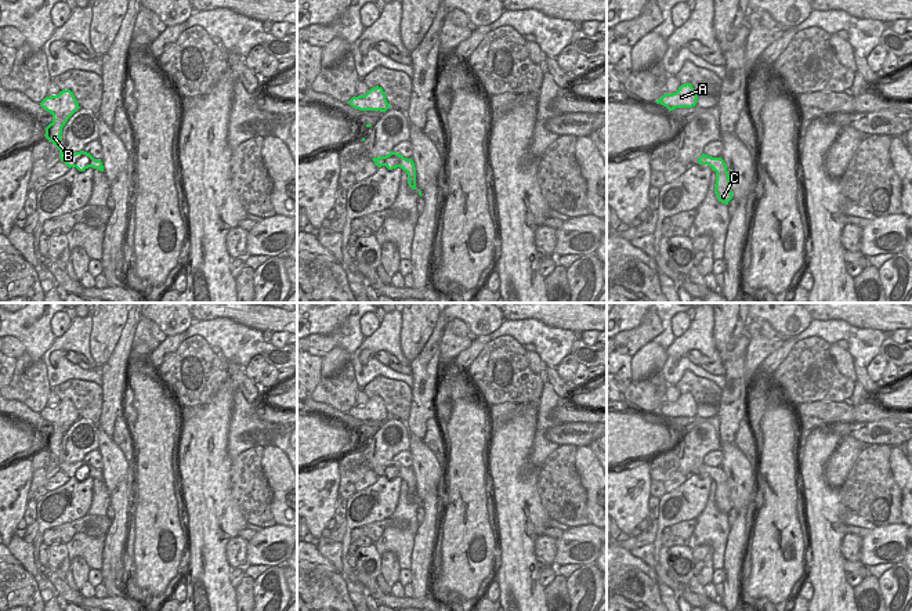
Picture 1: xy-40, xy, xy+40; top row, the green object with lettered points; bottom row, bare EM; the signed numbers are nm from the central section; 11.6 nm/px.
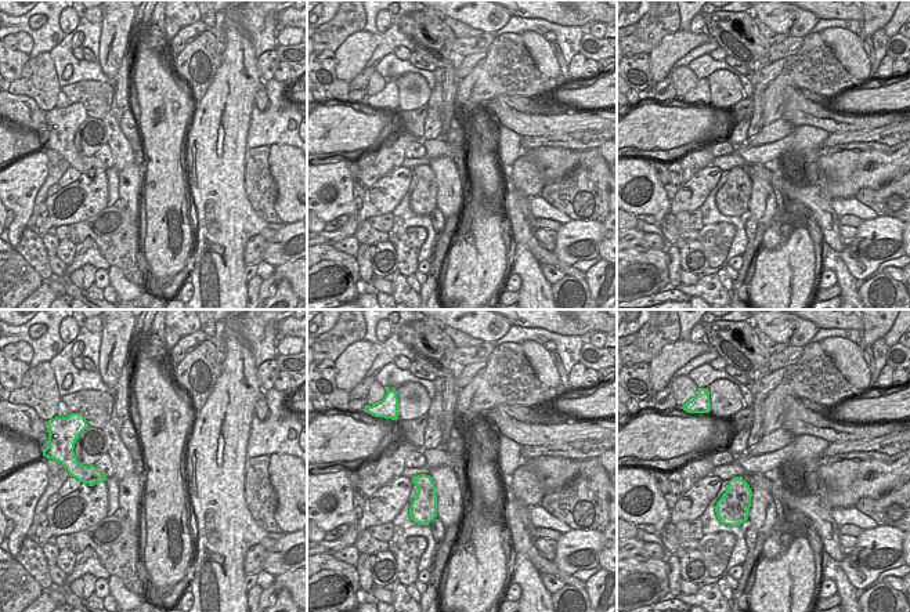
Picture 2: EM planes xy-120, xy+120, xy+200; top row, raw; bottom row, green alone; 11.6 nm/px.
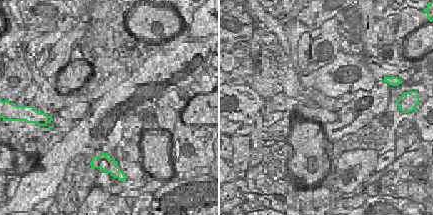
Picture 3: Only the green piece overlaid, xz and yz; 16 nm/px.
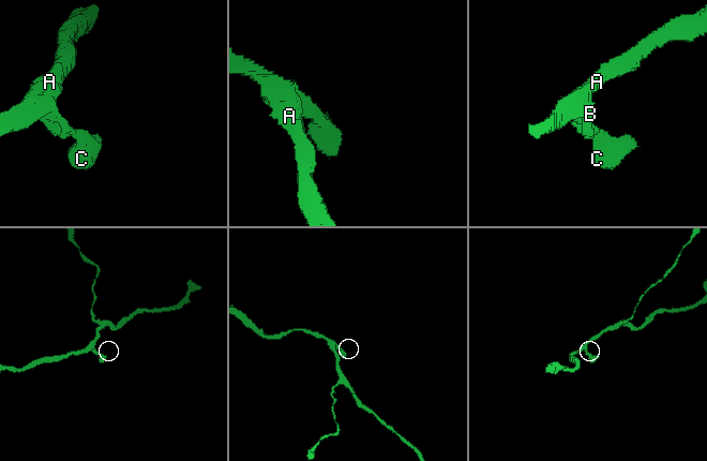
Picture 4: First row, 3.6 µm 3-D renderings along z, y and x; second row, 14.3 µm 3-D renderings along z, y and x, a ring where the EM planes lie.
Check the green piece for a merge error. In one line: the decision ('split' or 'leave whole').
leave whole

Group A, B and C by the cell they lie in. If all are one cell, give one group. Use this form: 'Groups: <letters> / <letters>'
Groups: A B C.

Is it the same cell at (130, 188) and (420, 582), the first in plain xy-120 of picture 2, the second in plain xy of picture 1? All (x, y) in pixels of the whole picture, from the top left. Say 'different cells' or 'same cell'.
same cell

